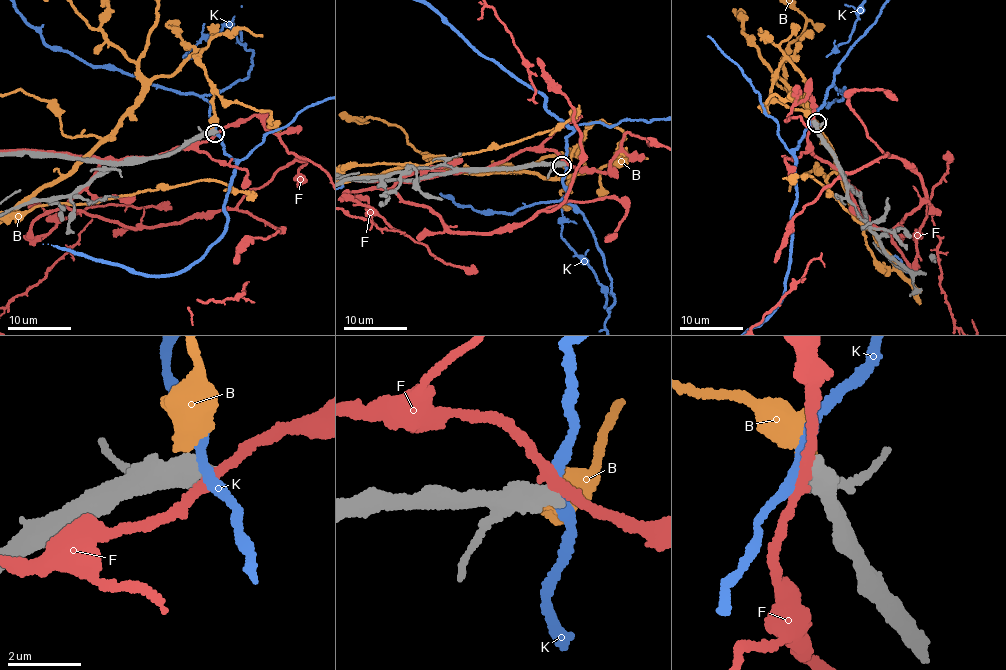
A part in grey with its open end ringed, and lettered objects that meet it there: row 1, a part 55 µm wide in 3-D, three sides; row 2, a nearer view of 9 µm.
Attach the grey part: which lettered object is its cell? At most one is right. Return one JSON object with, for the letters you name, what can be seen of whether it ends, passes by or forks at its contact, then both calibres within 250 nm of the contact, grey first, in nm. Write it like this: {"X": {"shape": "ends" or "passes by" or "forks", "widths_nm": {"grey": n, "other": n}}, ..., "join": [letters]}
{"join": []}

